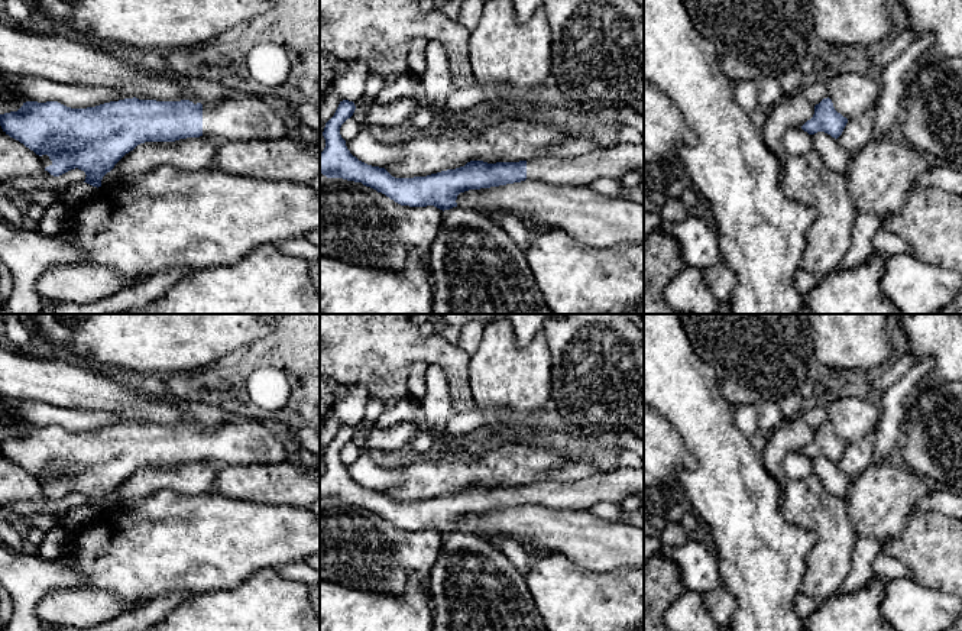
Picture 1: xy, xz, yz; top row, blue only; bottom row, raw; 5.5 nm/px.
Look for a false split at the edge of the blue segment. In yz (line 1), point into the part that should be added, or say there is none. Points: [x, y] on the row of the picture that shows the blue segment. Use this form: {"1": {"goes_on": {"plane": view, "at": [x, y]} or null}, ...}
{"1": {"goes_on": null}}

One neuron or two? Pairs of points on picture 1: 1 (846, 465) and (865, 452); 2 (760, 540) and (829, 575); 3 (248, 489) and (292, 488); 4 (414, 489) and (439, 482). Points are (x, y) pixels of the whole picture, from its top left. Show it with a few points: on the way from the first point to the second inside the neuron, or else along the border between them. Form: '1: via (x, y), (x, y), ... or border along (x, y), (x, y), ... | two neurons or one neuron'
1: via (851, 463), (861, 453) | one neuron
2: border along (805, 528), (813, 534), (813, 546), (799, 592) | two neurons
3: via (259, 488), (281, 488) | one neuron
4: via (420, 484), (433, 482) | one neuron

